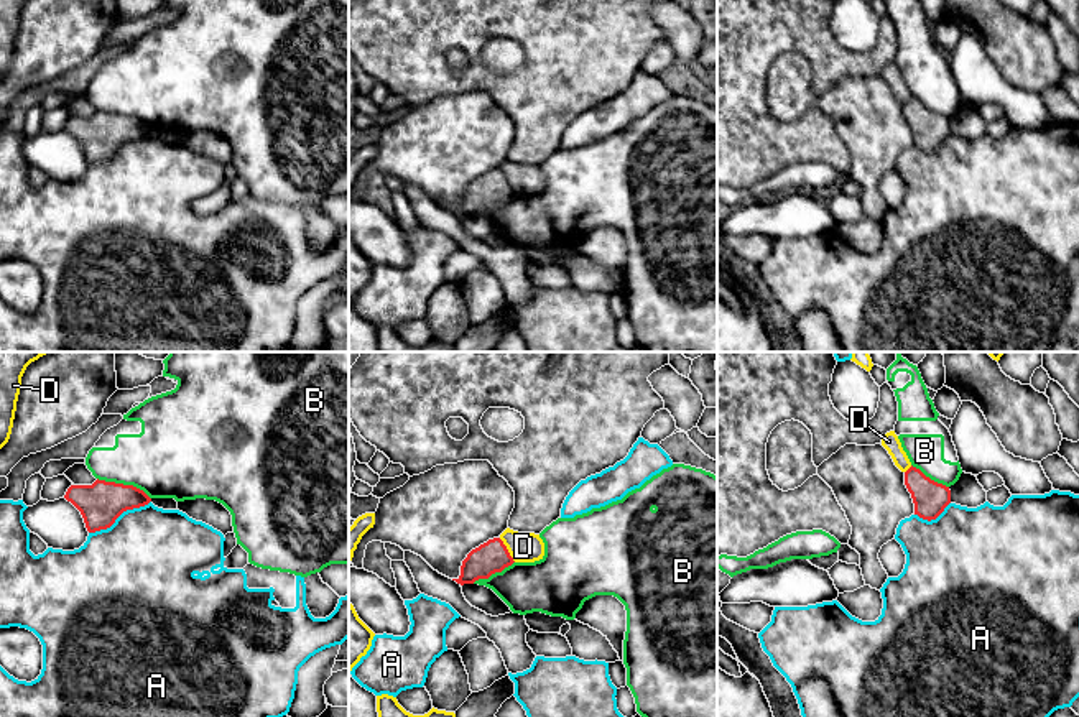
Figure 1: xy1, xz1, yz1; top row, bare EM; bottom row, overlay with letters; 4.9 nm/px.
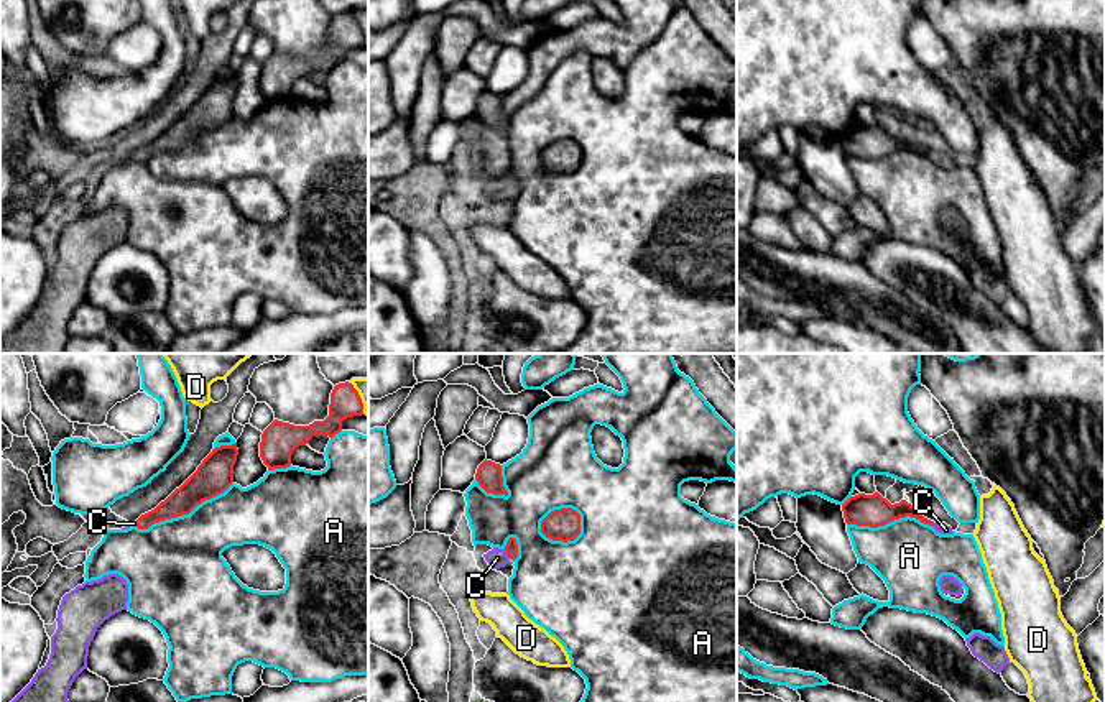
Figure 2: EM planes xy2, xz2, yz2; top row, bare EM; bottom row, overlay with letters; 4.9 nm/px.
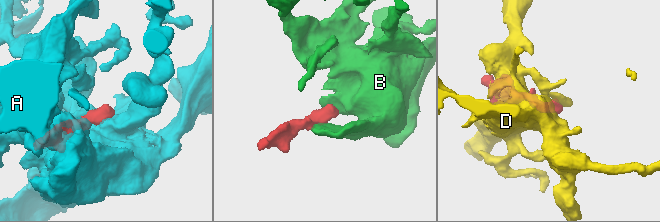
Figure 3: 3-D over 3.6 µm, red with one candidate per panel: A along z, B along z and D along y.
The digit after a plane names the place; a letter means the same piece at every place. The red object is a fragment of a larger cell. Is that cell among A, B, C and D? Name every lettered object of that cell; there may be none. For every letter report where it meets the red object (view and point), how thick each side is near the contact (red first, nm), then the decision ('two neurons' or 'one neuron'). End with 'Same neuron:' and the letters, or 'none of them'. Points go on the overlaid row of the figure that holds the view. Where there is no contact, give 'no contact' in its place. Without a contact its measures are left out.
A: xz2 (556, 510) | 160/380 nm | two neurons
B: xy1 (122, 484) | 220/380 nm | two neurons
C: xz2 (507, 553) | 60/100 nm | one neuron
D: xz1 (507, 550) | 160/140 nm | two neurons
Same neuron: C

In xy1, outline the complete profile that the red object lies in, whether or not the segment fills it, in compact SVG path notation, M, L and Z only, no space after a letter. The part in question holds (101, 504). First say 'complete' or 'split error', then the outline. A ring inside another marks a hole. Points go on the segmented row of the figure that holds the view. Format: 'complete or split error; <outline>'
complete; M99 479L92 485L71 485L64 498L81 511L89 533L110 528L123 511L151 502L143 490L133 485Z

